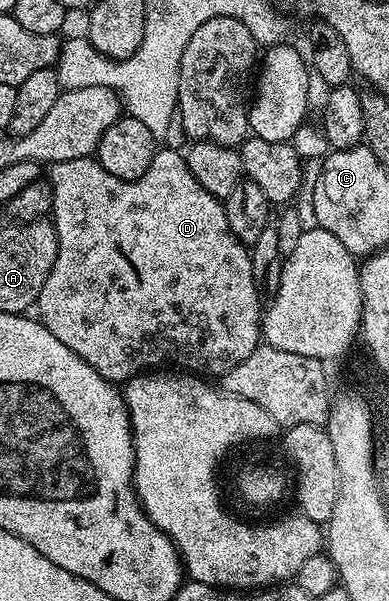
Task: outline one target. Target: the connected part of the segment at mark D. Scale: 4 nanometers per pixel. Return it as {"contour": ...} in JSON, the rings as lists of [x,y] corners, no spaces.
{"contour":[[[158,149],[151,160],[151,168],[147,168],[147,172],[139,176],[139,180],[123,180],[119,176],[111,176],[111,172],[99,165],[93,156],[54,162],[48,170],[47,181],[53,193],[51,221],[57,233],[57,255],[47,276],[47,284],[43,284],[43,292],[39,292],[35,310],[38,310],[36,313],[40,322],[48,328],[51,336],[55,336],[55,340],[67,344],[67,348],[71,348],[75,356],[87,360],[87,364],[91,364],[91,368],[95,368],[99,376],[114,384],[124,384],[142,372],[165,367],[184,368],[198,376],[220,376],[231,372],[235,364],[243,364],[243,360],[247,360],[247,356],[255,352],[263,338],[263,303],[261,304],[262,295],[255,284],[255,276],[251,272],[250,247],[240,242],[235,232],[231,232],[224,201],[211,196],[211,192],[207,192],[207,188],[203,188],[199,180],[191,176],[191,168],[187,168],[185,155],[180,149]]]}

